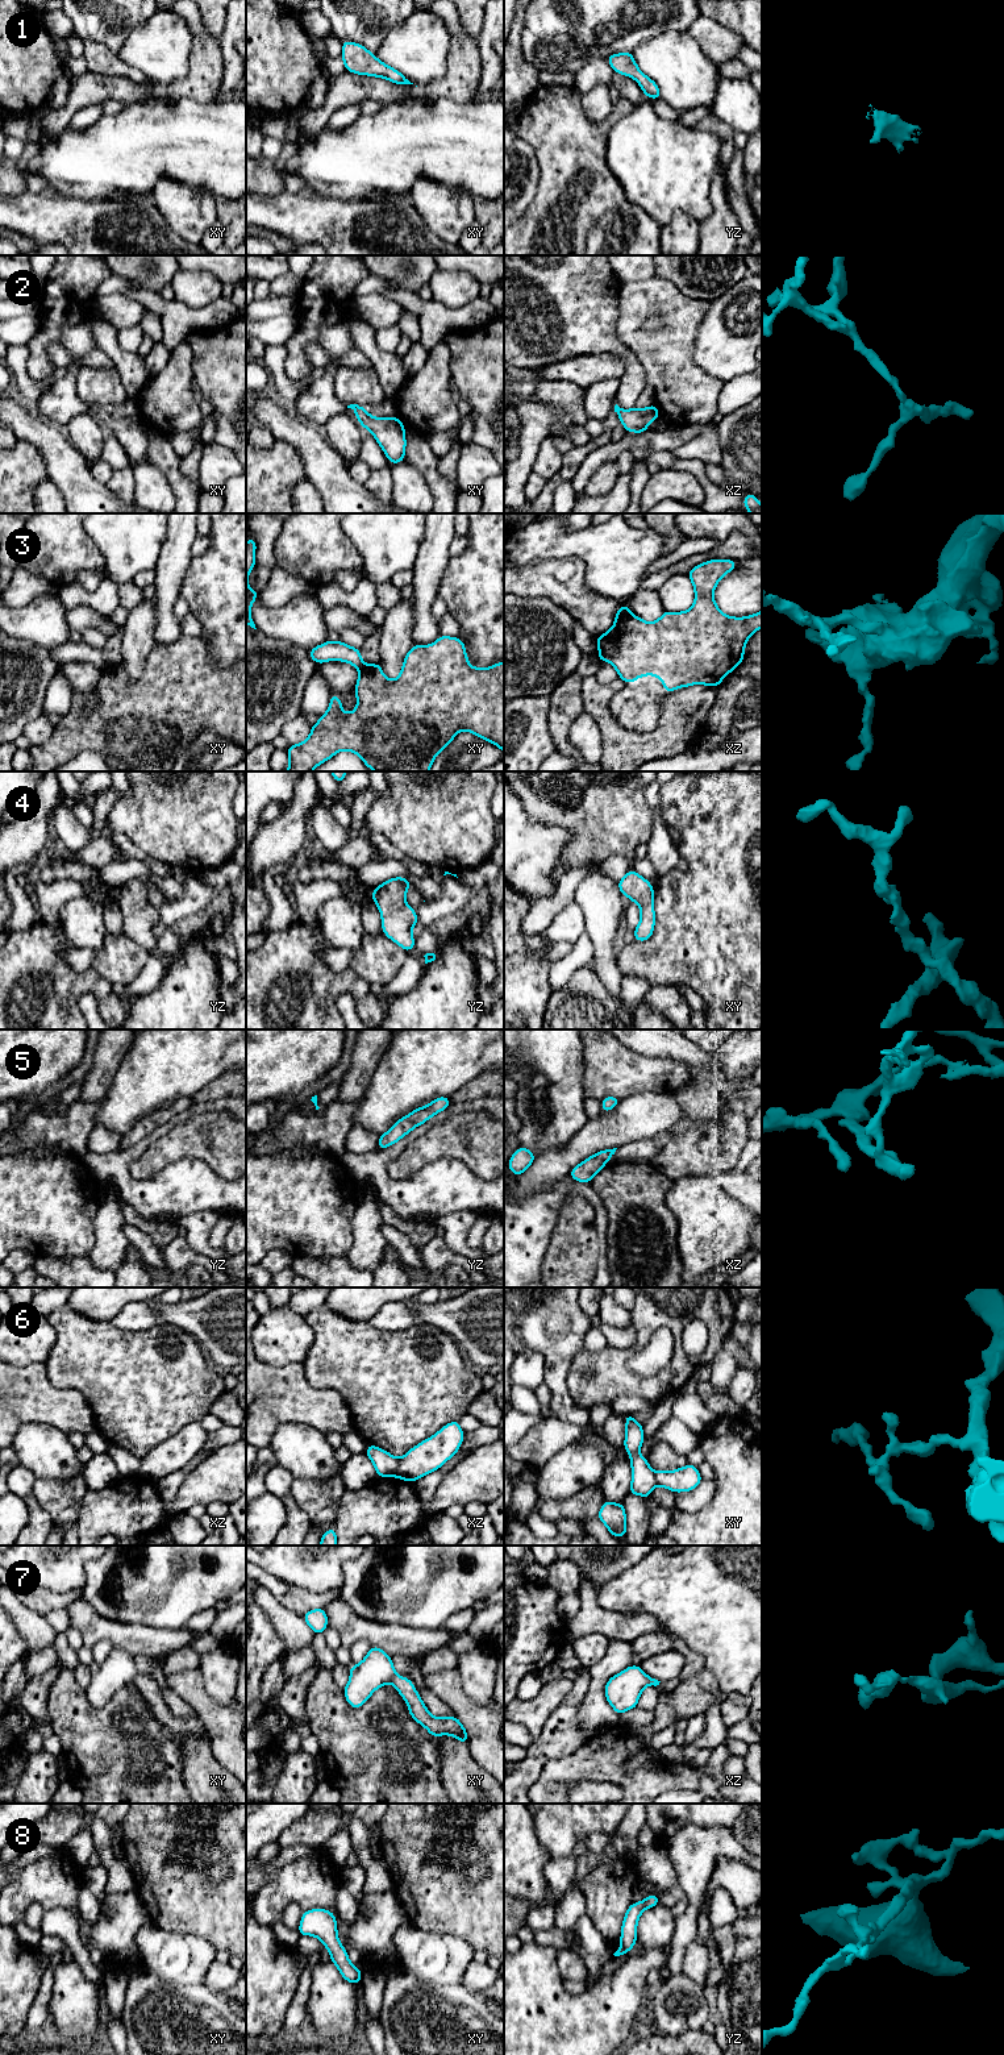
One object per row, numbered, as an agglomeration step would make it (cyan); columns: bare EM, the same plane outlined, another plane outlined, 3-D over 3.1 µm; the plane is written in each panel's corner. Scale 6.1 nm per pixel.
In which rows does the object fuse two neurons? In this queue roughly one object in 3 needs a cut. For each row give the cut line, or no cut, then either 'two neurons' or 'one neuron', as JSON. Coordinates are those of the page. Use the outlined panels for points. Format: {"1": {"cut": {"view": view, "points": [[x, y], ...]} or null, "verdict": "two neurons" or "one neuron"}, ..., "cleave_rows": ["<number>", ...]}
{"1": {"cut": null, "verdict": "one neuron"}, "2": {"cut": null, "verdict": "one neuron"}, "3": {"cut": {"view": "xz", "points": [[629, 611], [616, 619]]}, "verdict": "two neurons"}, "4": {"cut": null, "verdict": "one neuron"}, "5": {"cut": null, "verdict": "one neuron"}, "6": {"cut": {"view": "xz", "points": [[399, 1459], [399, 1465], [394, 1475]]}, "verdict": "two neurons"}, "7": {"cut": null, "verdict": "one neuron"}, "8": {"cut": null, "verdict": "one neuron"}, "cleave_rows": ["3", "6"]}

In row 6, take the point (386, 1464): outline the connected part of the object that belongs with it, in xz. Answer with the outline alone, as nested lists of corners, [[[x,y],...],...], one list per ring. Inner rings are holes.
[[[368,1444],[366,1451],[367,1457],[372,1461],[378,1477],[392,1477],[399,1467],[399,1459],[387,1451]]]

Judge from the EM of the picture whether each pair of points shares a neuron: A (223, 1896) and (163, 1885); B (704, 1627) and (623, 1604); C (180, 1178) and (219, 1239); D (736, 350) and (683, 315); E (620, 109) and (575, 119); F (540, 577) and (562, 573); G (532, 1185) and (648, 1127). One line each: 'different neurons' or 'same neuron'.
A: same neuron
B: same neuron
C: different neurons
D: different neurons
E: same neuron
F: same neuron
G: same neuron

